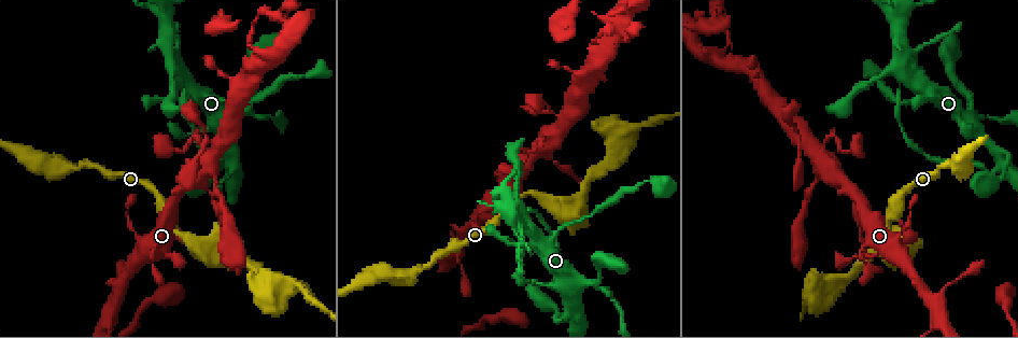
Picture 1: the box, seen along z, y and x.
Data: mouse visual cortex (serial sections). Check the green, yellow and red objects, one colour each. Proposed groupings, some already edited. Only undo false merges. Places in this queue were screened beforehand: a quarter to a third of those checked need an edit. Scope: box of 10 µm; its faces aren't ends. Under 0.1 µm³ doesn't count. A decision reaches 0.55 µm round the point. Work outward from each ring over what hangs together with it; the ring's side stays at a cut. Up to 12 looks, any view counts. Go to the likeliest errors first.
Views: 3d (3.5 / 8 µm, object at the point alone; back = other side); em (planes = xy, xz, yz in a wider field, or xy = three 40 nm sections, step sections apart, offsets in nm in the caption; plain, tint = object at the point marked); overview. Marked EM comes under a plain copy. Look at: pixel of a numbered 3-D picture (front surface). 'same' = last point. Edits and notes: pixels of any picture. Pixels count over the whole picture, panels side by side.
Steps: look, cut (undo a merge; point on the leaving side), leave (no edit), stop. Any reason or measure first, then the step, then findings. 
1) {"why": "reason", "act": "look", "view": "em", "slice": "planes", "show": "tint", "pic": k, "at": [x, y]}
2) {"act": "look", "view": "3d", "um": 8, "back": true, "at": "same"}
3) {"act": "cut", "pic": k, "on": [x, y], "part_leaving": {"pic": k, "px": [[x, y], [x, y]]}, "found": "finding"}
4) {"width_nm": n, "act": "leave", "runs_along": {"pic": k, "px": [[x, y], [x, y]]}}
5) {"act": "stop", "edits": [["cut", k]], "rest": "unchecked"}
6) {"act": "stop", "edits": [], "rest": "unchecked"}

{"why": "abrupt turn", "act": "look", "view": "3d", "um": 3.5, "pic": 1, "at": [570, 213]}

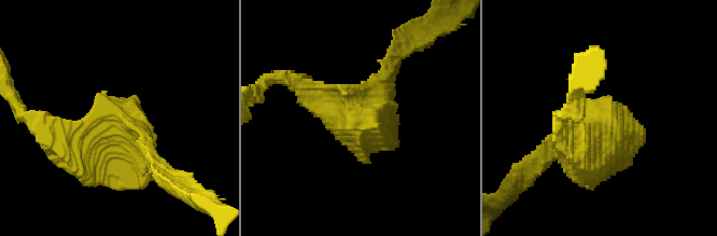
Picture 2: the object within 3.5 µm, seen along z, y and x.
{"why": "need the tissue", "act": "look", "view": "em", "slice": "xy", "step": 2, "show": "tint", "pic": 2, "at": [362, 119]}

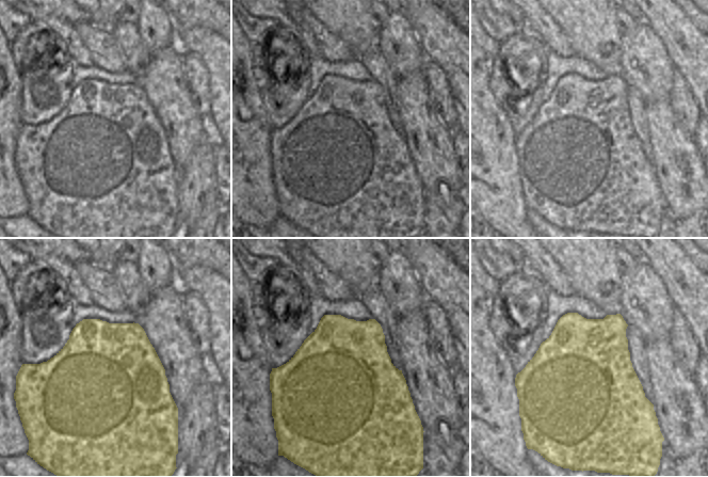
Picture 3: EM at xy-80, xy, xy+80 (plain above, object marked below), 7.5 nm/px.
{"act": "leave", "runs_along": {"pic": 2, "px": [[59, 128], [136, 135], [149, 155]]}, "found": "one cell here"}

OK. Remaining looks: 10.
{"why": "calibre changes", "act": "look", "view": "3d", "um": 3.5, "pic": 1, "at": [1001, 165]}

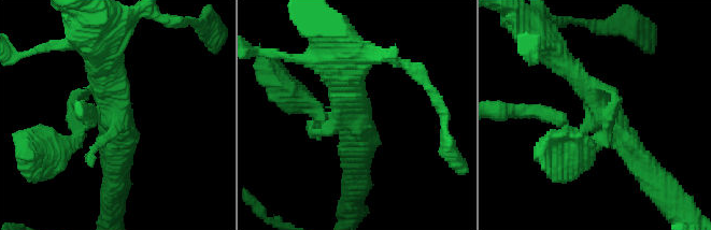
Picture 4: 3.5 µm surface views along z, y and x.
{"why": "now the EM", "act": "look", "view": "em", "slice": "xy", "step": 1, "show": "tint", "pic": 4, "at": [353, 118]}

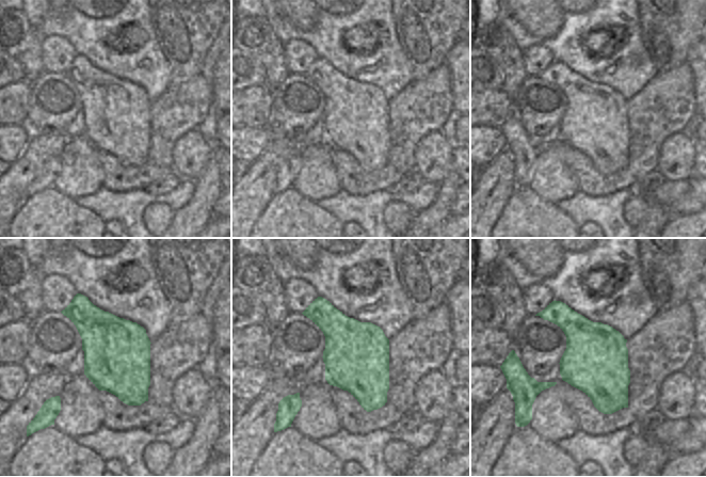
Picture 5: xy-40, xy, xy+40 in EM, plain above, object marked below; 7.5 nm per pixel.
{"act": "leave", "runs_along": {"pic": 4, "px": [[99, 55], [112, 111], [69, 144]]}, "found": "all the same cell"}

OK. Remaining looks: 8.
{"act": "look", "view": "3d", "um": 8, "pic": 1, "at": [520, 216]}

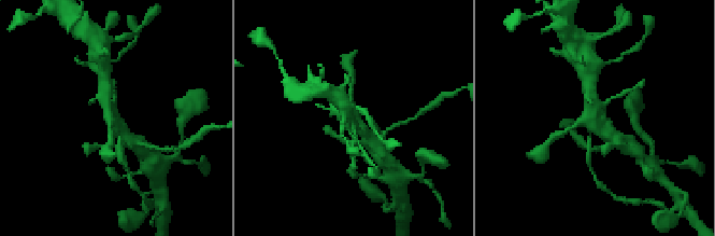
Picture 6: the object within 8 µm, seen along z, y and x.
{"act": "look", "view": "3d", "um": 3.5, "back": true, "at": "same"}

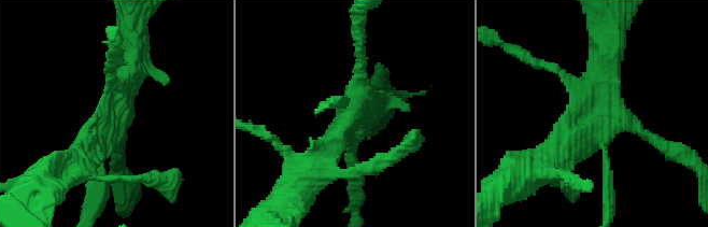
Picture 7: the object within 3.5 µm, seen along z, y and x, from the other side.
{"why": "now the EM", "act": "look", "view": "em", "slice": "planes", "show": "tint", "pic": 7, "at": [599, 124]}

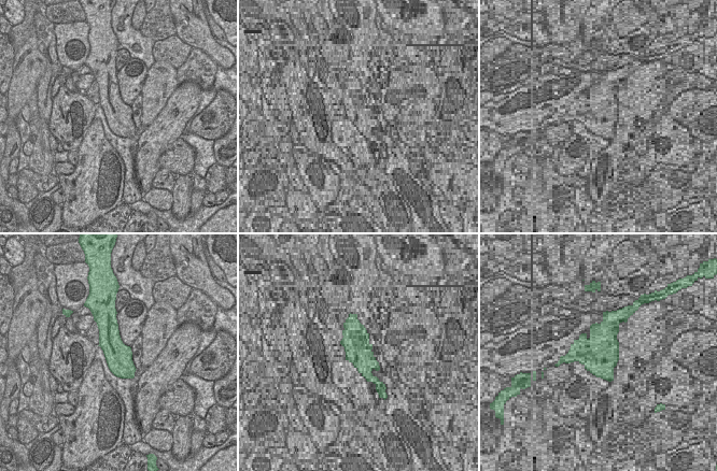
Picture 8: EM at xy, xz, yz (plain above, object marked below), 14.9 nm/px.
{"act": "cut", "pic": 7, "on": [90, 187], "found": "a second cell is stuck on"}

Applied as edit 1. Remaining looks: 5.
{"why": "redraw", "act": "look", "view": "overview"}

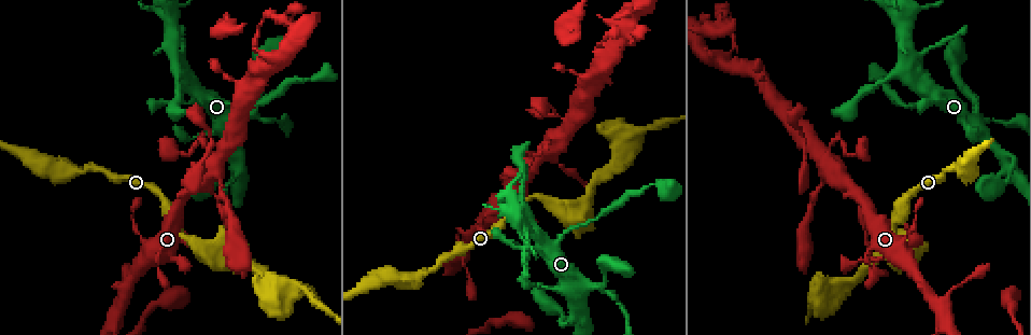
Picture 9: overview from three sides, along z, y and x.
{"why": "abrupt turn", "act": "look", "view": "3d", "um": 3.5, "pic": 9, "at": [547, 145]}

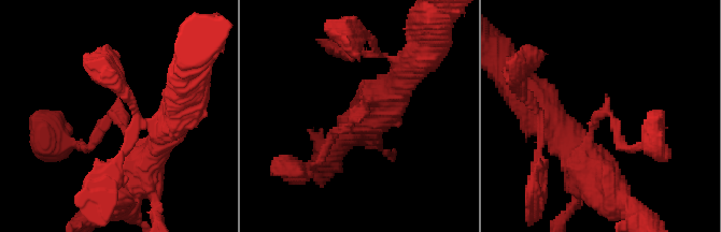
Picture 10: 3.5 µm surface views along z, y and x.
{"why": "now the EM", "act": "look", "view": "em", "slice": "xy", "step": 5, "show": "tint", "pic": 10, "at": [117, 113]}

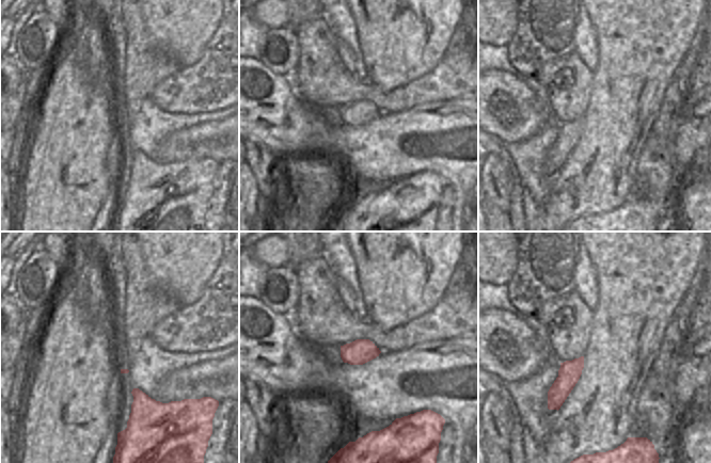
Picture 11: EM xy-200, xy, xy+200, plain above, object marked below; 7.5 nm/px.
{"act": "leave", "runs_along": {"pic": 10, "px": [[377, 106], [324, 153]]}, "found": "continuous, no second cell"}

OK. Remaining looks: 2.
{"why": "a fork", "act": "look", "view": "3d", "um": 3.5, "pic": 9, "at": [254, 114]}

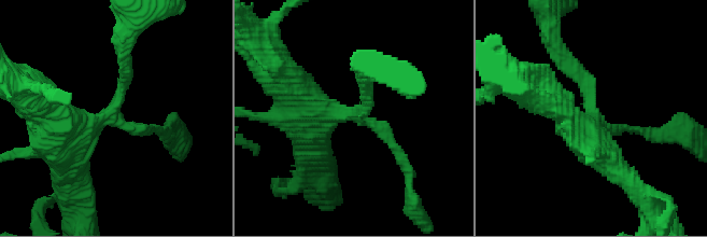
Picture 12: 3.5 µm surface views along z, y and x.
{"arms": 3, "arm_widths_nm": [200, 200, 350], "act": "look", "view": "em", "slice": "xy", "step": 2, "show": "tint", "pic": 12, "at": [109, 112]}

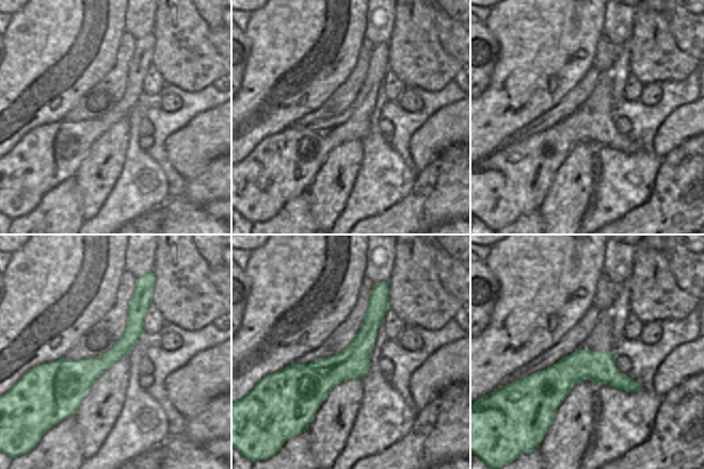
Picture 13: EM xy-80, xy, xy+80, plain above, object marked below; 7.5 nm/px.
{"width_nm": 240, "act": "leave", "runs_along": {"pic": 12, "px": [[301, 86], [357, 113], [364, 81]]}, "found": "one cell here"}

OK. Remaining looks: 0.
{"act": "stop", "edits": [["cut", 7]], "rest": "unchecked"}

